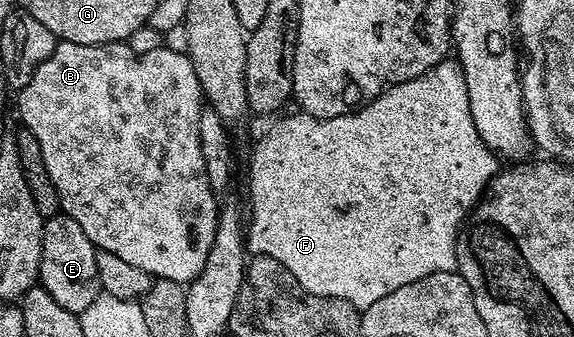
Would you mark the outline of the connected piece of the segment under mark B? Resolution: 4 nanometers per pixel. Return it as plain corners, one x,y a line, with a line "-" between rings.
58,42
52,56
48,56
48,60
44,60
31,72
30,77
25,79
21,87
23,90
18,94
18,114
22,117
21,125
30,130
32,136
36,136
36,140
40,140
40,152
44,152
48,176
52,176
52,184
56,184
56,192
60,196
61,213
76,220
76,224
84,228
84,236
88,236
88,240
92,240
92,244
98,250
107,250
112,252
112,256
120,256
124,264
133,264
135,268
148,272
151,279
163,278
189,284
200,276
205,260
208,259
213,237
216,236
220,202
216,197
216,191
210,186
200,148
198,121
204,109
200,80
196,76
196,68
192,68
189,54
178,50
163,48
137,54
132,52
132,48
126,42
109,42
95,46

